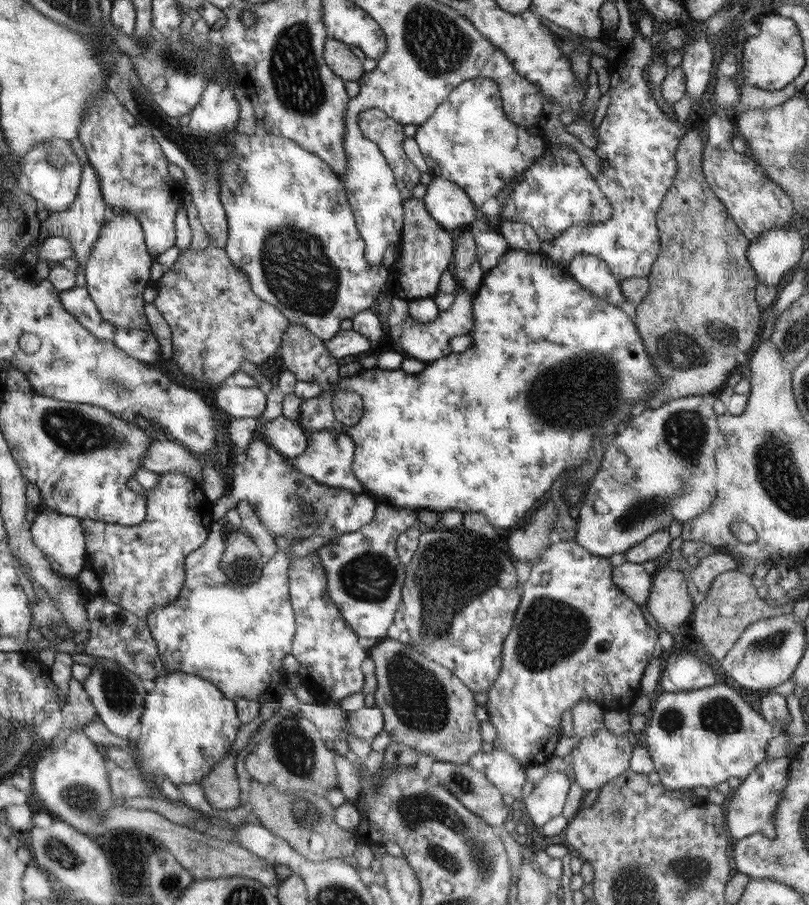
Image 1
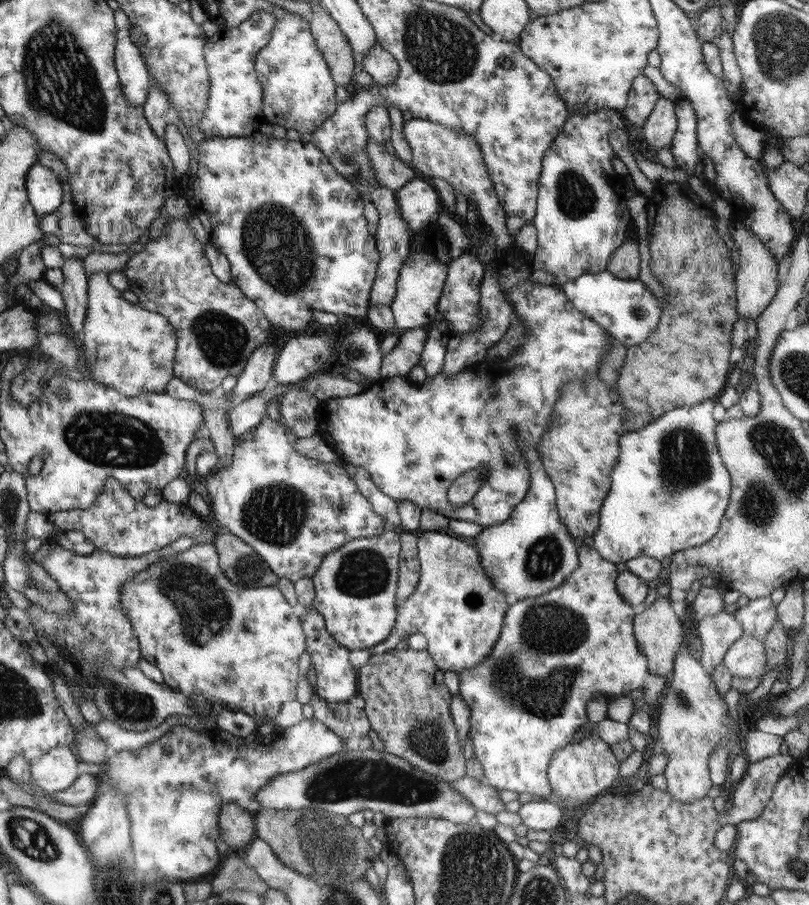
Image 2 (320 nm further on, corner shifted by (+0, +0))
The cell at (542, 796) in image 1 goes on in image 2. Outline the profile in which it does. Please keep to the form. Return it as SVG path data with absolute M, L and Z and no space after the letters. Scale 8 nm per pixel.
M548 800L524 801L517 812L530 830L552 831L562 821L564 810Z

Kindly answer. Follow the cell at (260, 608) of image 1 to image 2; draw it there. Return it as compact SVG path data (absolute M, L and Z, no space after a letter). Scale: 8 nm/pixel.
M214 544L190 546L188 550L184 550L180 554L168 554L162 560L158 560L143 571L137 572L133 579L126 581L125 585L121 586L121 605L123 611L132 621L133 631L140 642L141 656L145 657L148 662L155 664L162 671L164 685L173 689L174 692L180 692L188 696L203 696L206 700L220 704L225 708L233 708L250 716L260 715L262 718L276 716L284 702L297 698L296 690L298 678L300 678L298 658L302 656L302 652L306 650L307 645L307 636L304 636L304 632L302 632L300 620L292 614L290 604L277 586L242 588L241 585L234 584L234 581L230 580L228 576L224 576Z

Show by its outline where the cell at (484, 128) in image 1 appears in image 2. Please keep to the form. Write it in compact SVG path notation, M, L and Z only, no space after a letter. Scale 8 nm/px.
M406 116L402 124L402 132L412 150L413 159L410 164L412 168L422 178L438 177L447 180L454 187L456 194L463 194L478 210L480 220L490 226L496 238L495 256L501 257L505 250L514 245L515 240L508 232L505 211L500 207L500 201L483 163L477 140L465 132L456 132L442 124L413 116Z

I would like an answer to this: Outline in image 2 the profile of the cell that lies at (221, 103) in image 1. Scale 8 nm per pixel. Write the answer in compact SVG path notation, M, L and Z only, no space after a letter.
M256 11L244 23L221 29L221 34L205 43L206 68L209 70L211 90L205 114L197 124L206 139L214 137L243 137L252 135L264 121L265 89L257 77L254 60L262 48L270 43L276 17L268 11Z

